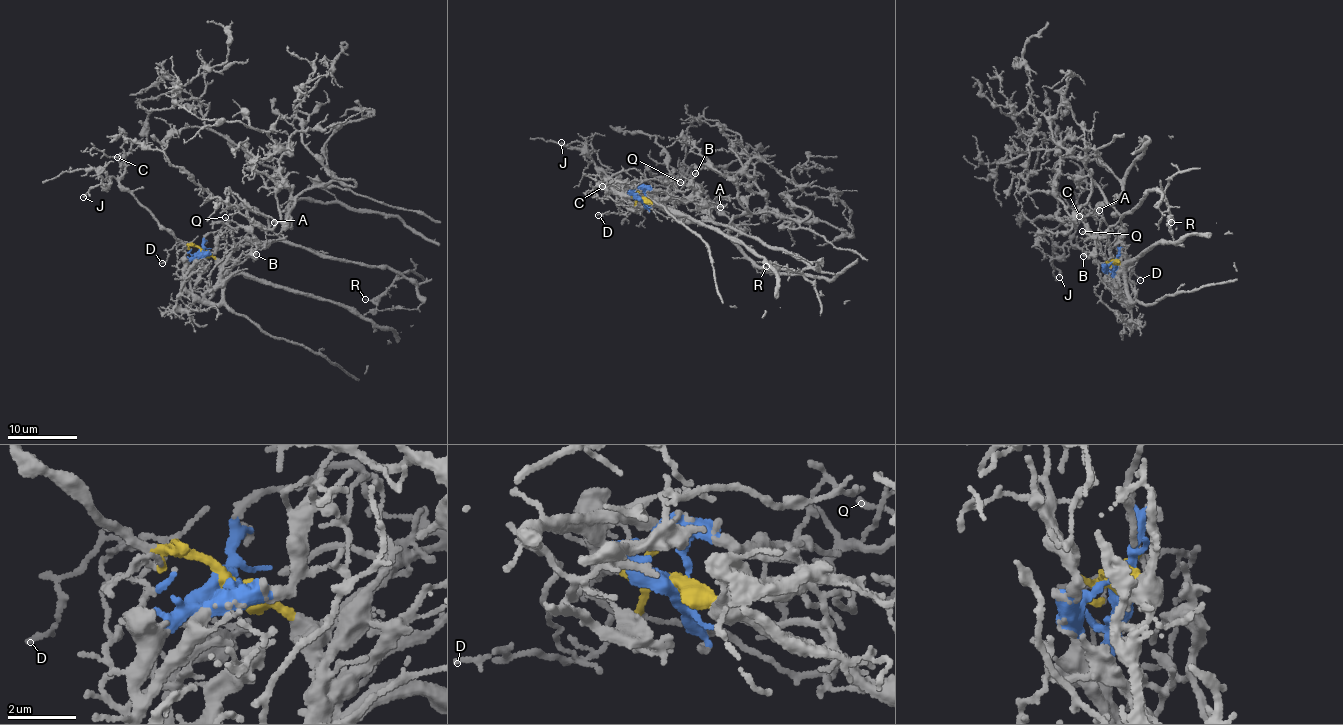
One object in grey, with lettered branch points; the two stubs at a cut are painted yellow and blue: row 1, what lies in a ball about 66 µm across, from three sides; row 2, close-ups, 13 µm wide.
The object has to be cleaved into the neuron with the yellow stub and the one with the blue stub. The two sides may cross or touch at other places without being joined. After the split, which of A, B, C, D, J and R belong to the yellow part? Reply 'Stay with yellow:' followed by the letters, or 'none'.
Stay with yellow: A, B, C, D, J, R

